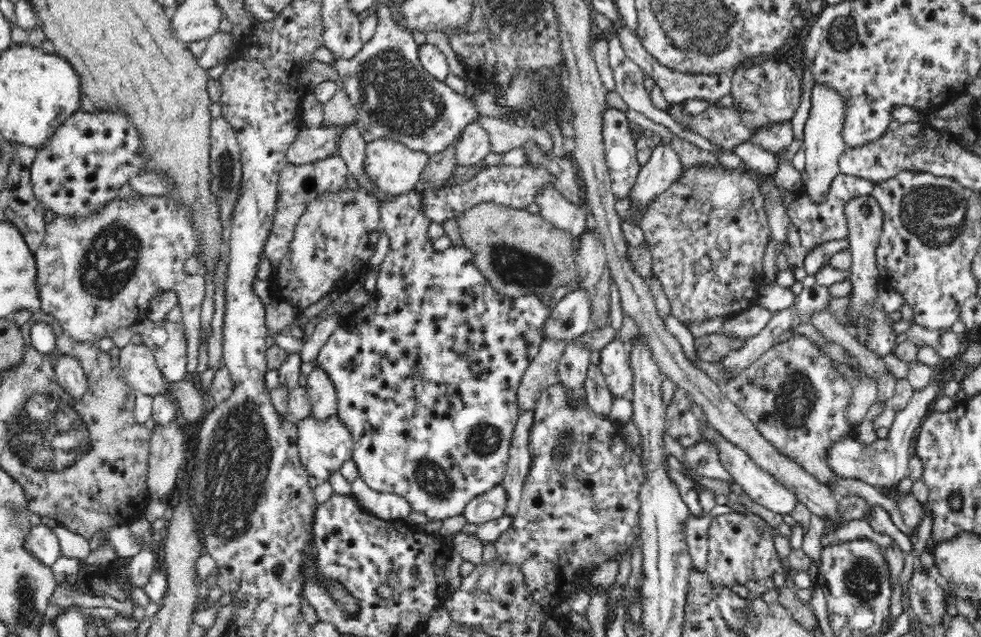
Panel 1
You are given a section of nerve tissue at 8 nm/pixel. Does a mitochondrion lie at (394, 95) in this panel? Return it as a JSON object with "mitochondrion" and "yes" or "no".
{"mitochondrion":"yes"}

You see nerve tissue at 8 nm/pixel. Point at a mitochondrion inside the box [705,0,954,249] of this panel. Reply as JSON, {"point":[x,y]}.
{"point":[841,33]}

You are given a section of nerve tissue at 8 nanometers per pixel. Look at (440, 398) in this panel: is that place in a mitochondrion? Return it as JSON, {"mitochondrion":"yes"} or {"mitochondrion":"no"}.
{"mitochondrion":"no"}

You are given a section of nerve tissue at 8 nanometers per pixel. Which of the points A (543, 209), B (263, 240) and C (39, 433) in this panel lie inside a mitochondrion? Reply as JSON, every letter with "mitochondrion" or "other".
{"A":"other","B":"other","C":"mitochondrion"}

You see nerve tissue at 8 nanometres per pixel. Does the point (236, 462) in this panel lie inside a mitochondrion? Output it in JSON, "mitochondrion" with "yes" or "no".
{"mitochondrion":"yes"}

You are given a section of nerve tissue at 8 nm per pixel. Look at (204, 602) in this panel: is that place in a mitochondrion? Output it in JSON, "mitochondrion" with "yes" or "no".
{"mitochondrion":"no"}

